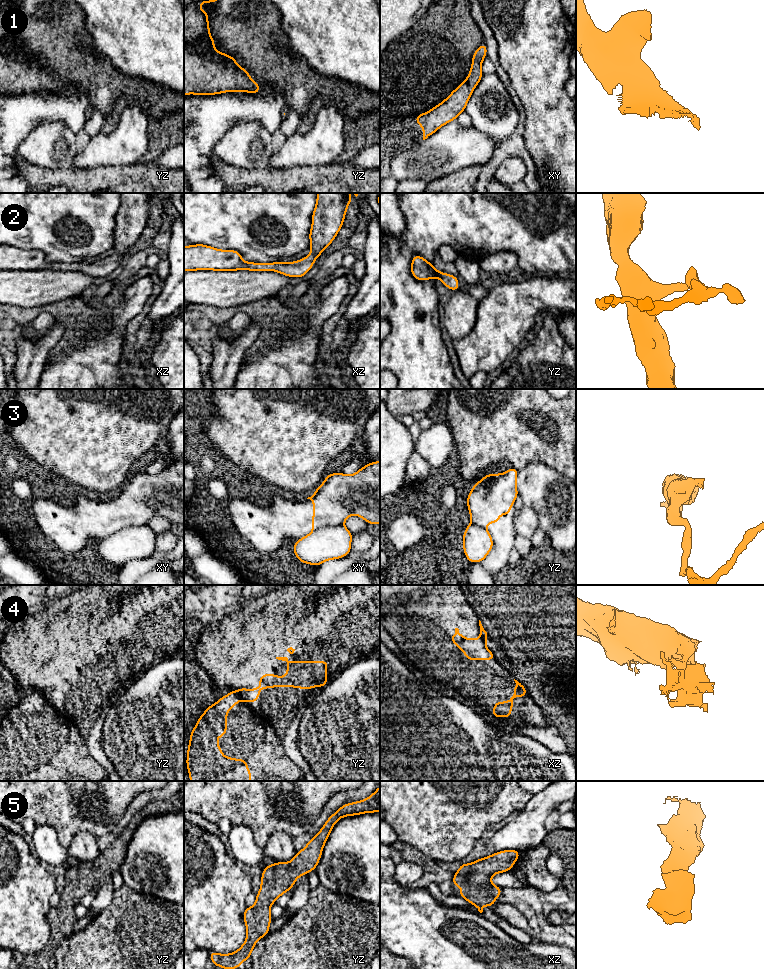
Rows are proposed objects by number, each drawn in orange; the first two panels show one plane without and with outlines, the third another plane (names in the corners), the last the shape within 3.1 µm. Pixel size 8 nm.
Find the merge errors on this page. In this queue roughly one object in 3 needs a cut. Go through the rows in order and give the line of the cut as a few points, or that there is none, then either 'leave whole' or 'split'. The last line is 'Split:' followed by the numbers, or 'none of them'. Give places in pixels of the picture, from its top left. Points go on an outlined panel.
1: no cut; leave whole
2: no cut; leave whole
3: cut in xy along (342, 524), (325, 525), (313, 530); split
4: cut in yz along (234, 690), (241, 698); split
5: no cut; leave whole
Split: 3, 4

